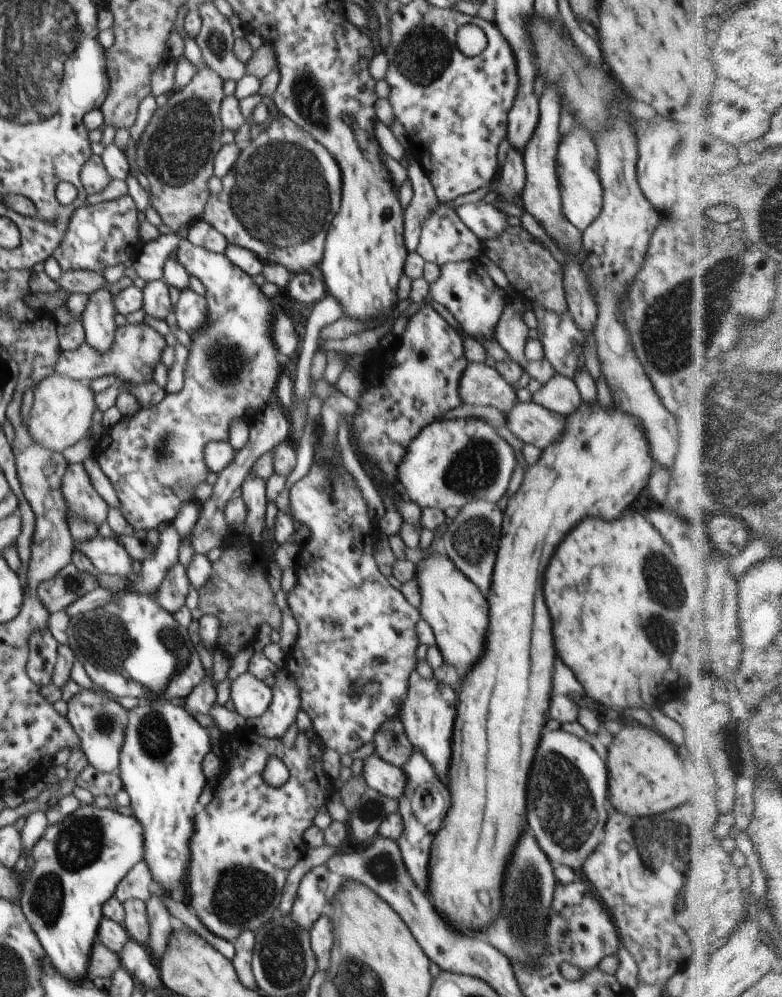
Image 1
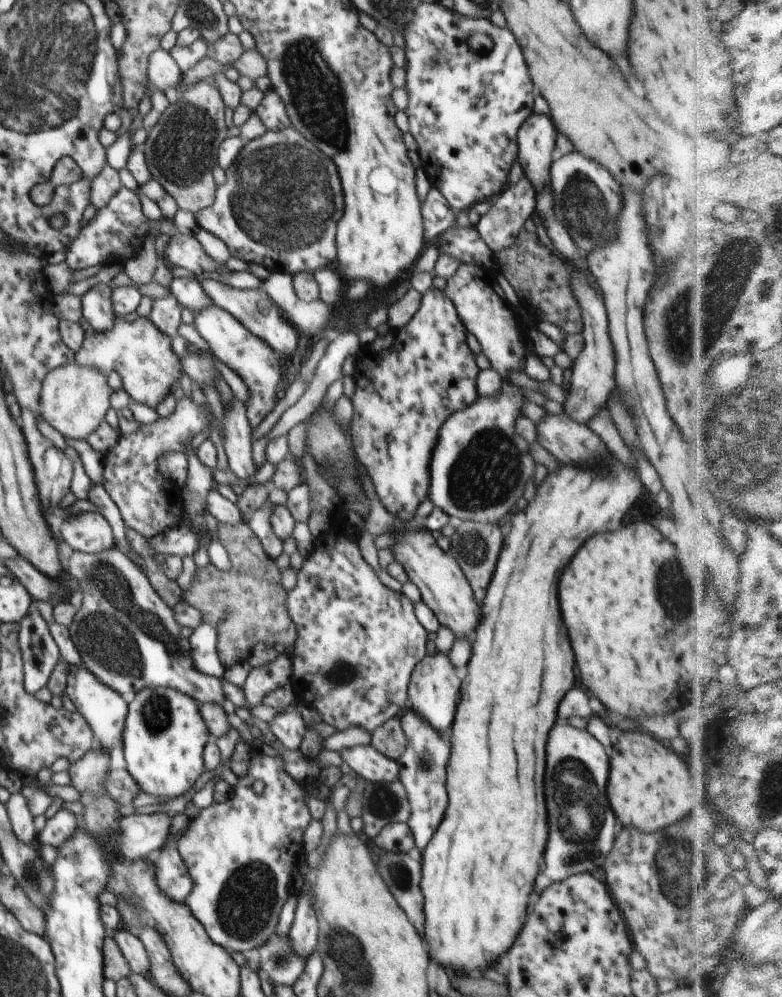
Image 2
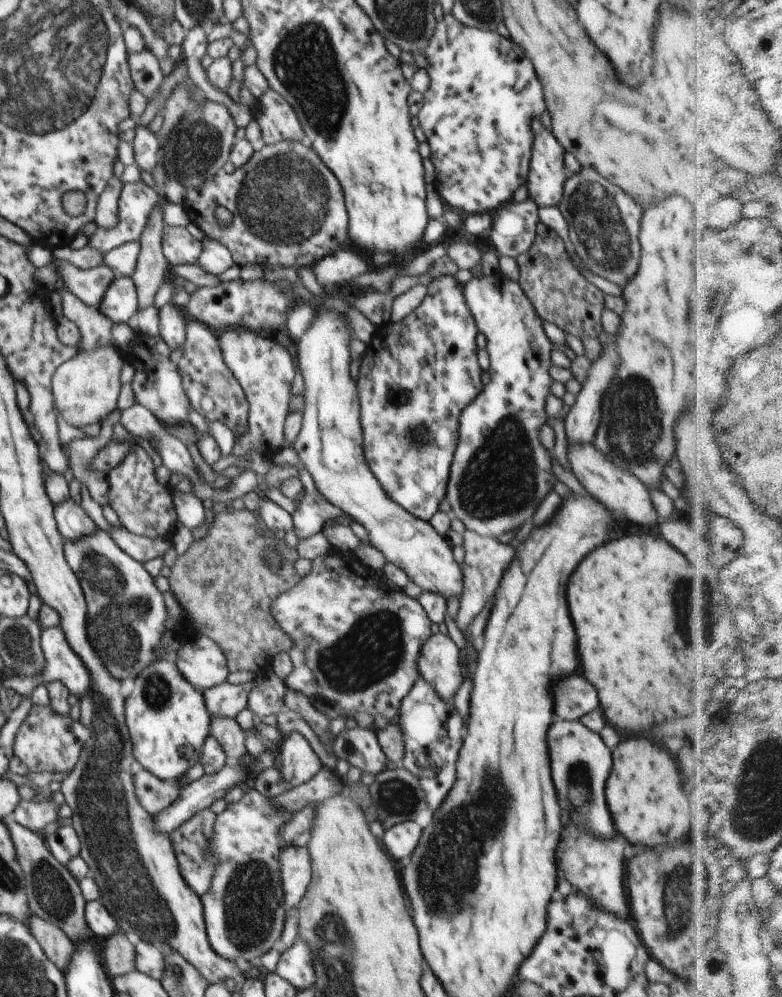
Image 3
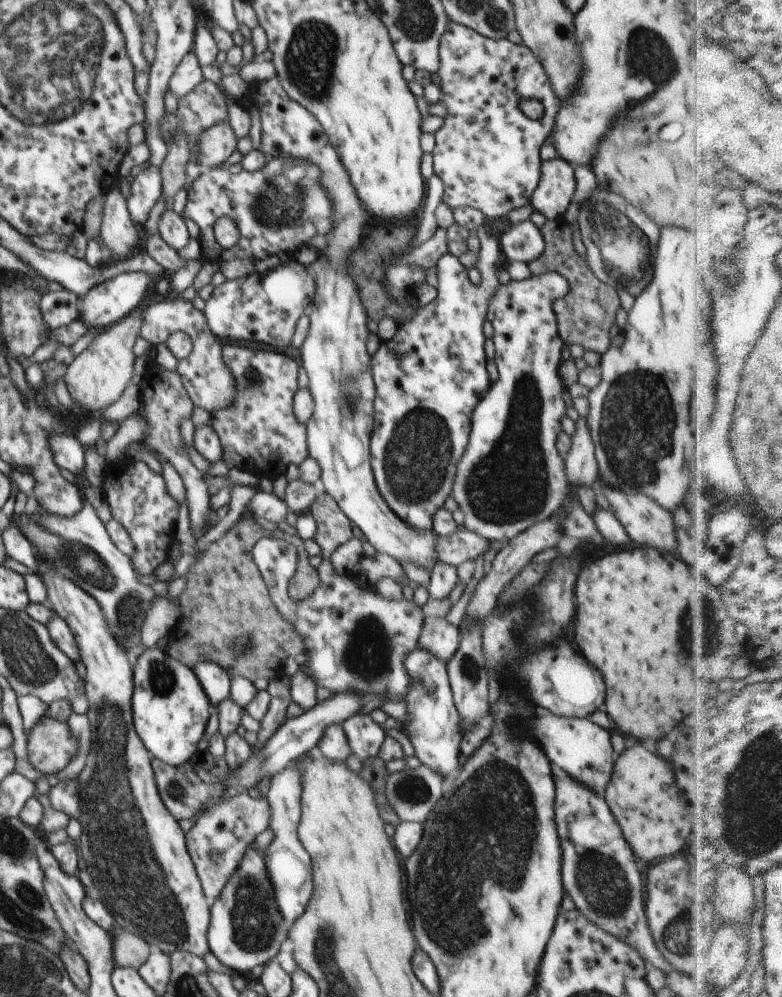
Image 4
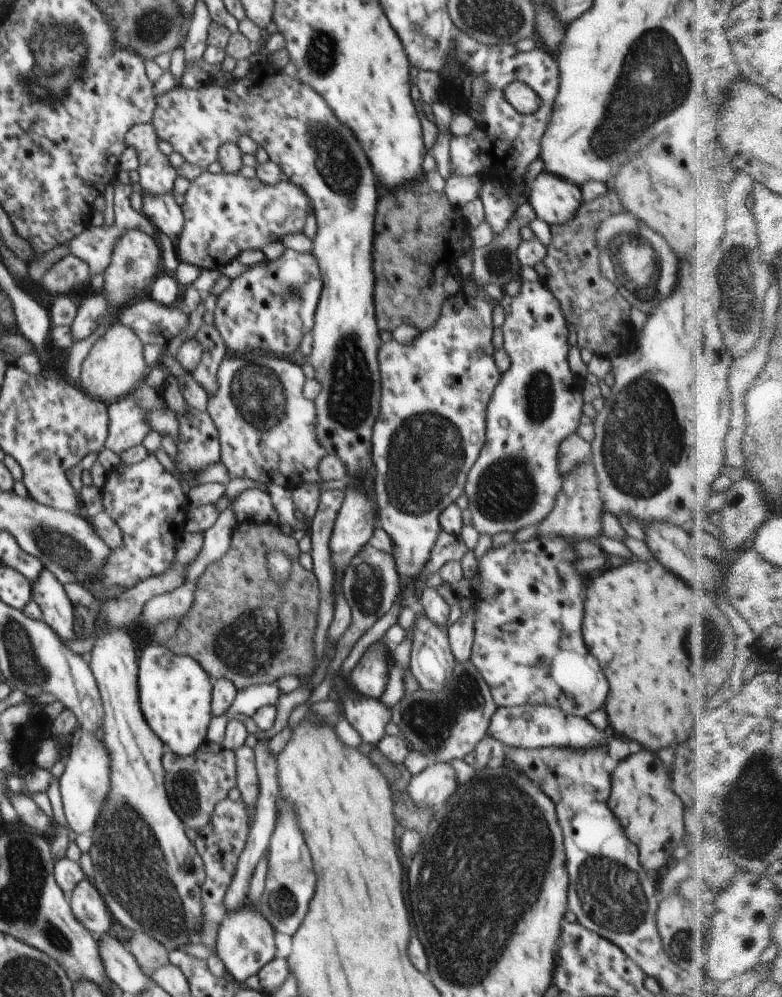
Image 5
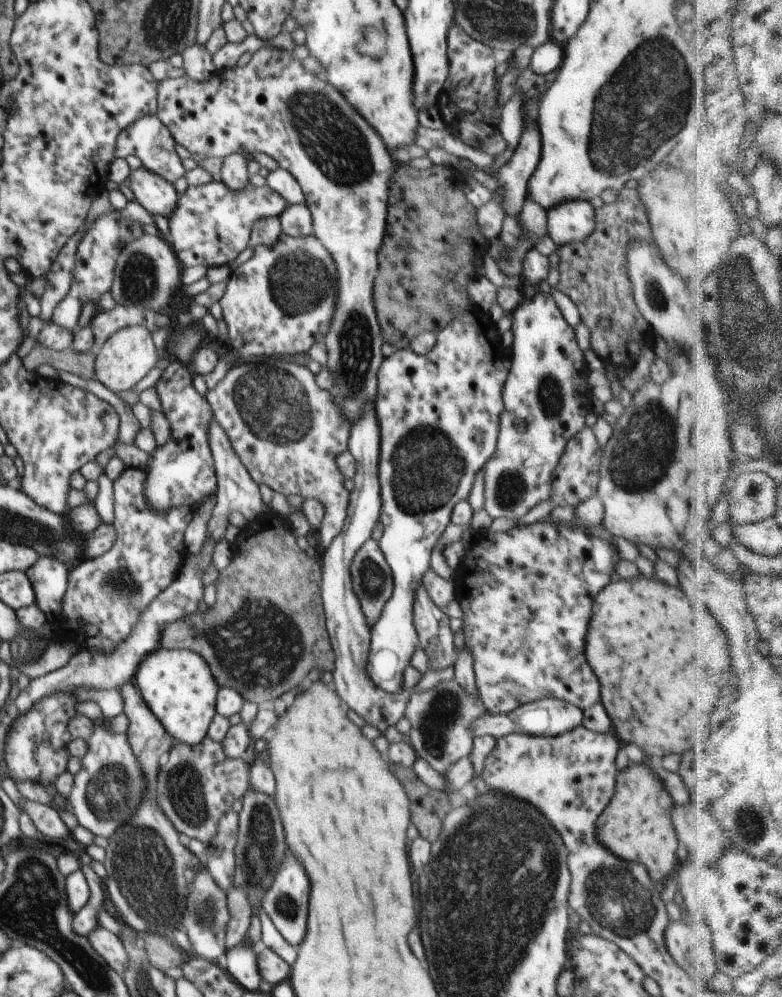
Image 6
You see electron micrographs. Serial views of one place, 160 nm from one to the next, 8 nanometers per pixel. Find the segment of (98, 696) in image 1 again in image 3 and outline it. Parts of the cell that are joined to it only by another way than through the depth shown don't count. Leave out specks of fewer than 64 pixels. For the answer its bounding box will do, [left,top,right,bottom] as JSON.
[2,625,91,698]

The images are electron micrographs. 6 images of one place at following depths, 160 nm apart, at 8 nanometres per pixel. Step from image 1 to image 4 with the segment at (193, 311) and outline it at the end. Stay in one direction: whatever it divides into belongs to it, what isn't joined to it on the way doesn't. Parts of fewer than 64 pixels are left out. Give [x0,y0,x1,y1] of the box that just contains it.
[210,342,309,481]

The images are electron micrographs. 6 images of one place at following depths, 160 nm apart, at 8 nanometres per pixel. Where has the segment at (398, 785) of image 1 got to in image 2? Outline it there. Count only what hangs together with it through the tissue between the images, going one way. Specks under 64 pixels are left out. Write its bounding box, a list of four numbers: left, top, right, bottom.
[338,743,400,782]

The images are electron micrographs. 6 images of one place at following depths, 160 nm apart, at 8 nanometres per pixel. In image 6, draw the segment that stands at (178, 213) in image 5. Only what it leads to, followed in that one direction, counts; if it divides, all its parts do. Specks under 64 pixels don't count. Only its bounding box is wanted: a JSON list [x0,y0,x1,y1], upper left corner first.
[130,168,179,219]

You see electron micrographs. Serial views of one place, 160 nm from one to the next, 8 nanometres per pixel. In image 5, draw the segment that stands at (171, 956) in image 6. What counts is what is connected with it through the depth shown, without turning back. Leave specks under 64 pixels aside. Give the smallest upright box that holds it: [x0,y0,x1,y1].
[128,933,170,970]

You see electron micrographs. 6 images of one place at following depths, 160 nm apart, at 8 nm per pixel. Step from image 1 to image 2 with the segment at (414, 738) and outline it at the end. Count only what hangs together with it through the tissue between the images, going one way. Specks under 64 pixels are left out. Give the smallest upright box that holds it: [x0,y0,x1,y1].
[408,650,460,734]

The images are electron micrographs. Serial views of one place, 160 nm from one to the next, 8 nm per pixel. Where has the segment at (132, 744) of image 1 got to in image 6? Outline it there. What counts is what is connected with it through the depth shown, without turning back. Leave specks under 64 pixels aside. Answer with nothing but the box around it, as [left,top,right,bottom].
[135,646,220,744]

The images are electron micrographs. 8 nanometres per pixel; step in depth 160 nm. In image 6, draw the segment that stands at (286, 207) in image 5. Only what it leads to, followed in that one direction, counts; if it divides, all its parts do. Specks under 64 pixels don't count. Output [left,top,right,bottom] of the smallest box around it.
[168,180,286,268]

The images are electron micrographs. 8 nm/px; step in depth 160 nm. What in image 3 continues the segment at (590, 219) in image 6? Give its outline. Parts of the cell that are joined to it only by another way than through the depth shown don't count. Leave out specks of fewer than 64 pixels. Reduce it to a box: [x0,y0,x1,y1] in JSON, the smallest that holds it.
[527,118,568,207]

